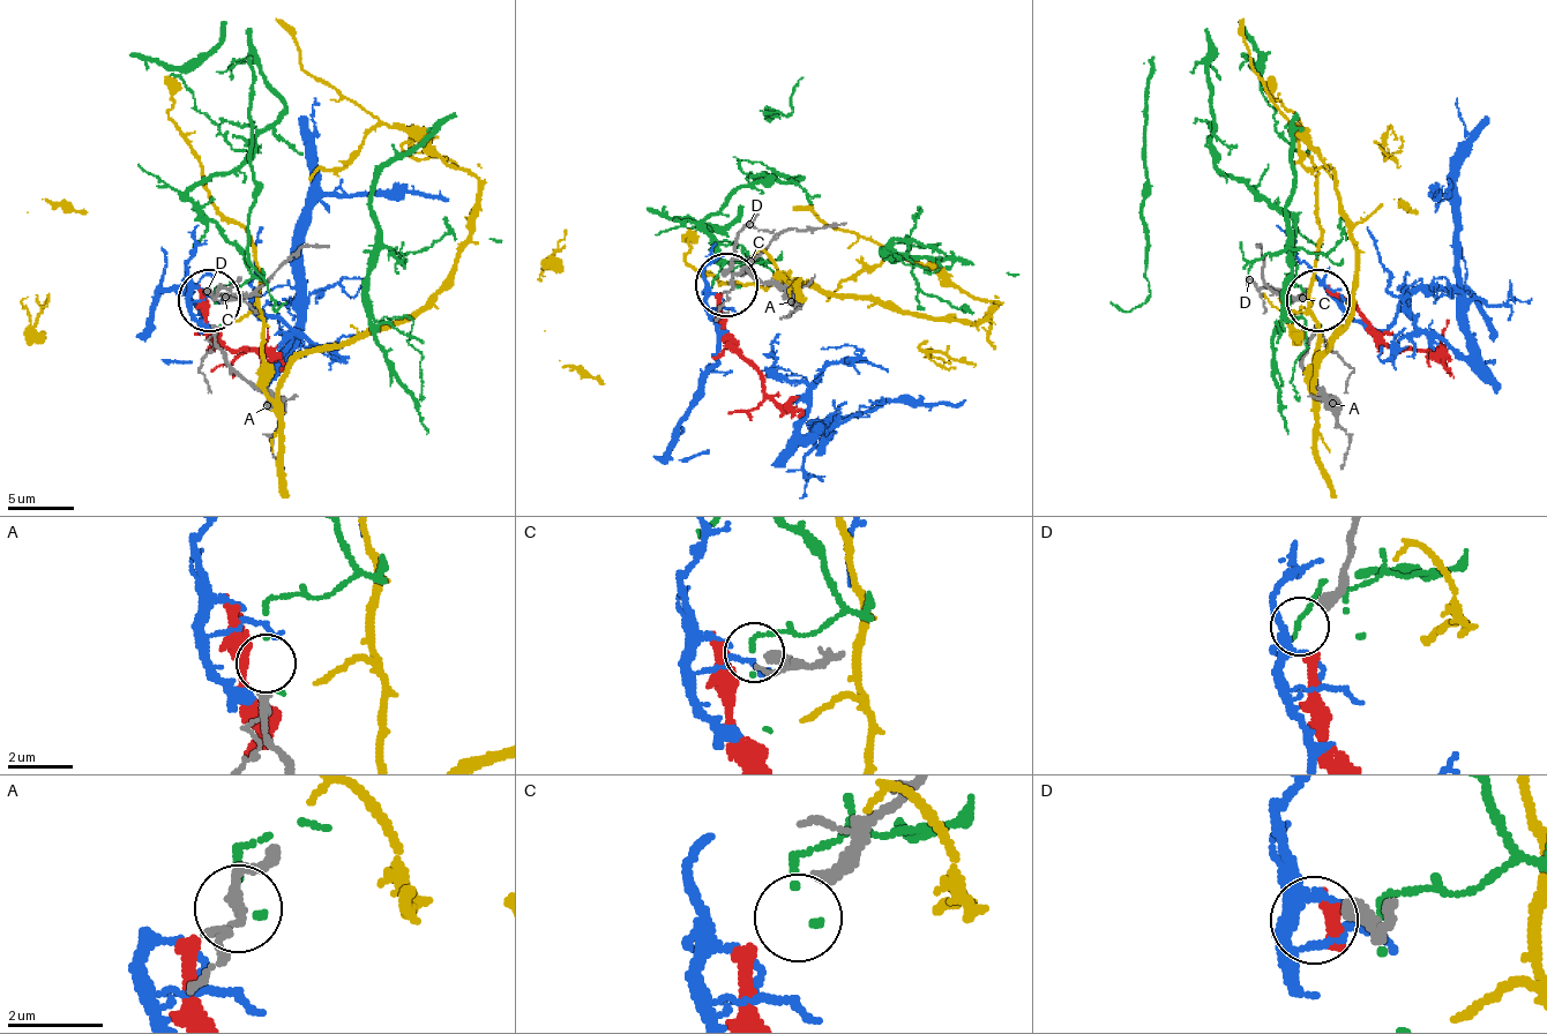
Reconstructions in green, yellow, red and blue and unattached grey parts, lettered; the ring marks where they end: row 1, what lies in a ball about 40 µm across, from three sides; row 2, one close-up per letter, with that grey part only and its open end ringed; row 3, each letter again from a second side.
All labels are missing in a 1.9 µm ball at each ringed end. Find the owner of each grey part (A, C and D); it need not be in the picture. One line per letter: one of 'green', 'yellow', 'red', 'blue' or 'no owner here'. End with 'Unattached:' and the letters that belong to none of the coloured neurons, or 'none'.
A: no owner here
C: no owner here
D: no owner here
Unattached: A, C, D

